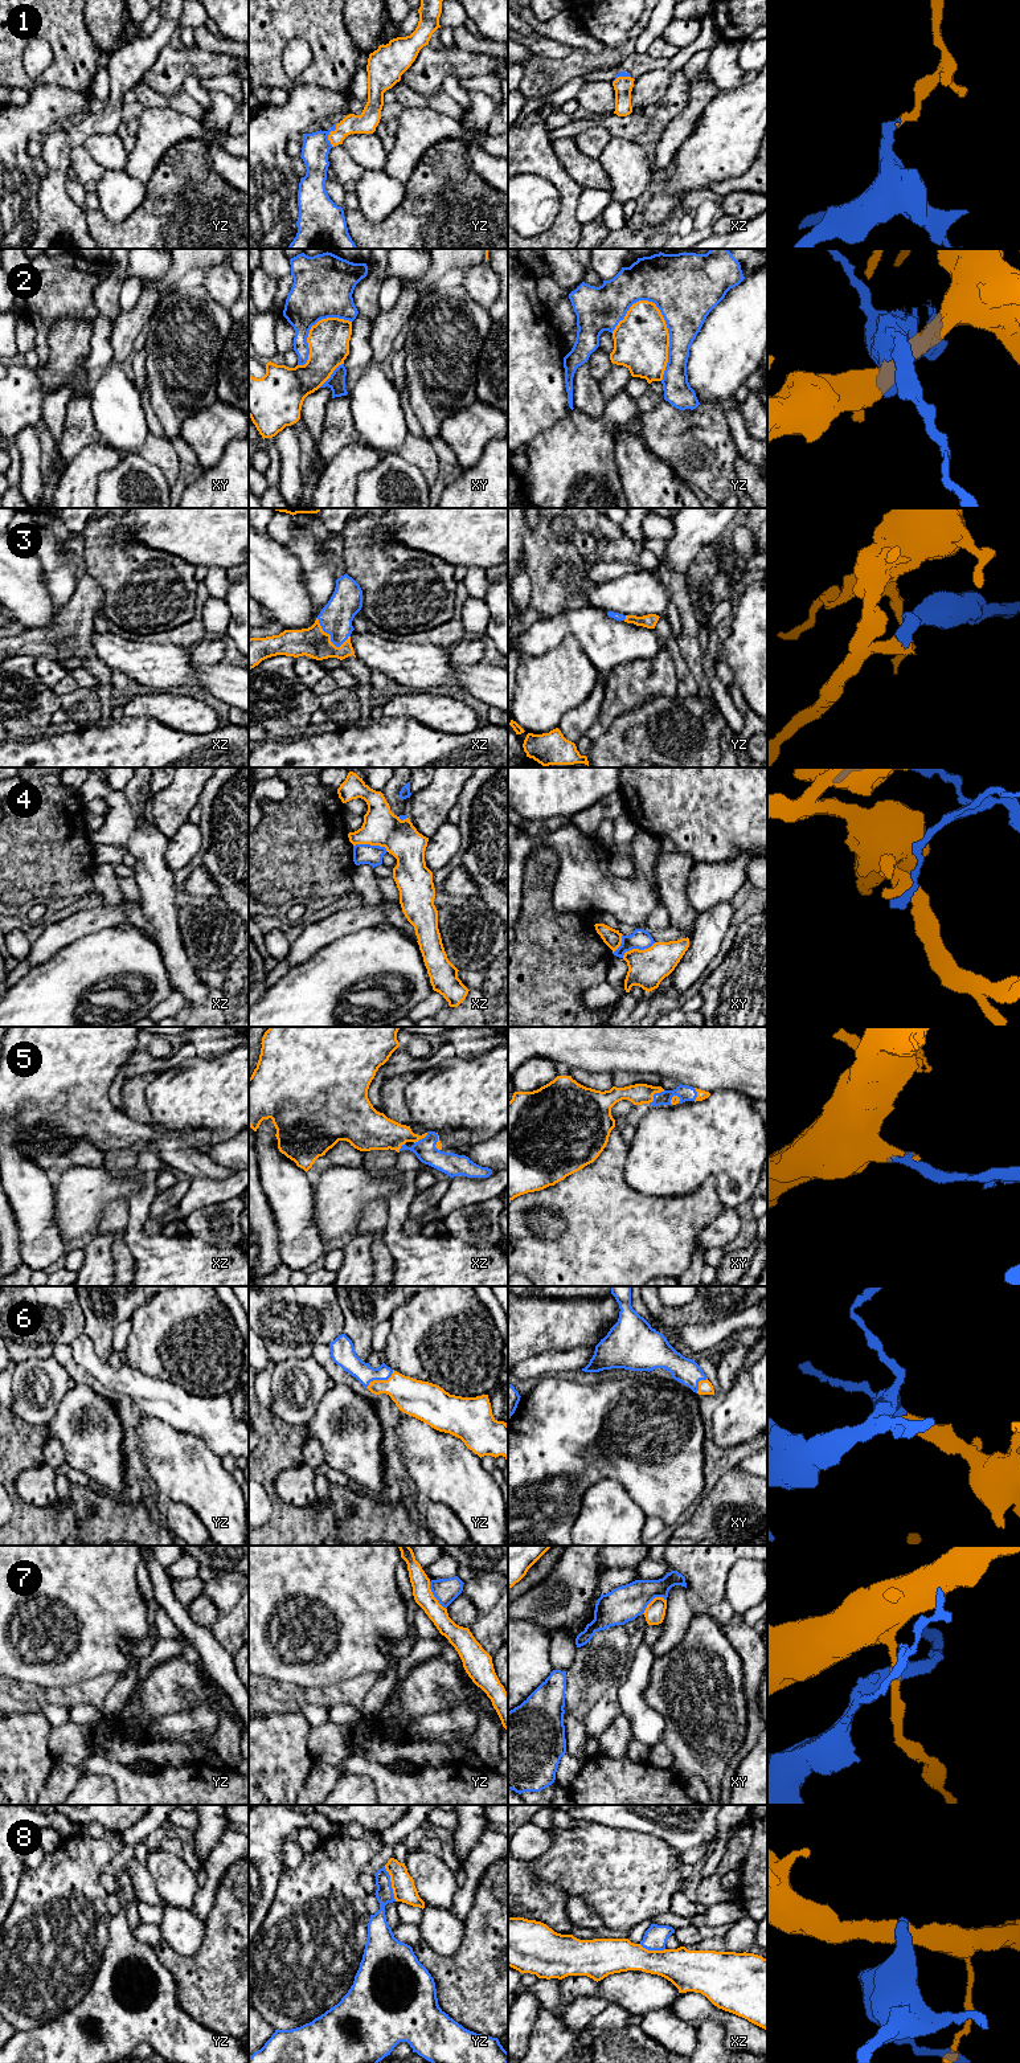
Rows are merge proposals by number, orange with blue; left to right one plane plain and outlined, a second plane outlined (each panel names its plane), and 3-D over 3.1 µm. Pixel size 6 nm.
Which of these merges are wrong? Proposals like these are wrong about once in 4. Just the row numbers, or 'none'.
2, 4, 7, 8

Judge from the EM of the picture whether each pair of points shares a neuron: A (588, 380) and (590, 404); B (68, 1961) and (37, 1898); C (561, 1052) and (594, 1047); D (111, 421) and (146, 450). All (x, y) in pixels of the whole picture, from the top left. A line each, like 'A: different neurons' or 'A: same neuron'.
A: same neuron
B: same neuron
C: same neuron
D: different neurons

